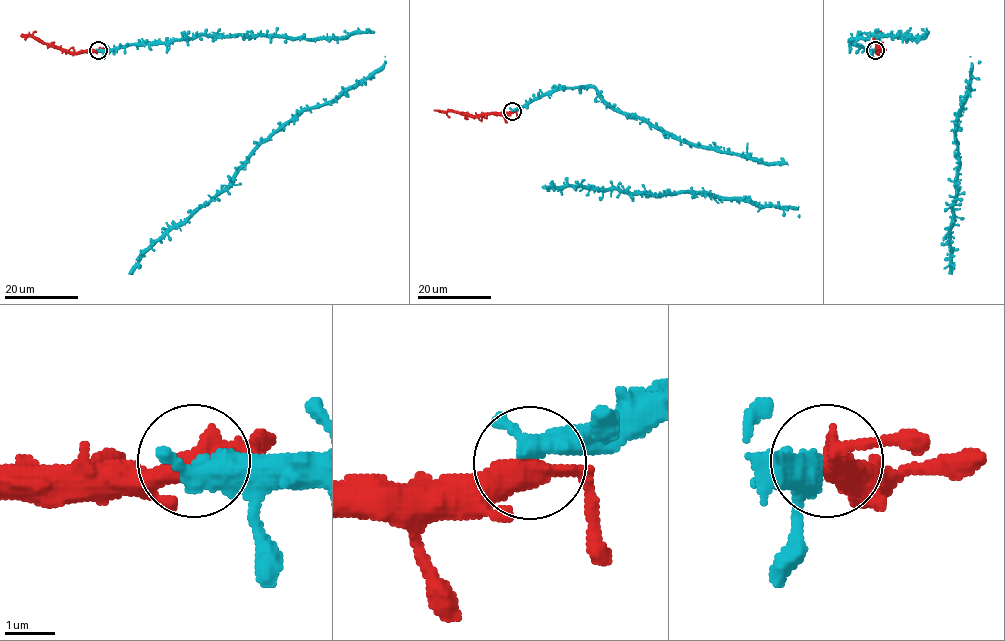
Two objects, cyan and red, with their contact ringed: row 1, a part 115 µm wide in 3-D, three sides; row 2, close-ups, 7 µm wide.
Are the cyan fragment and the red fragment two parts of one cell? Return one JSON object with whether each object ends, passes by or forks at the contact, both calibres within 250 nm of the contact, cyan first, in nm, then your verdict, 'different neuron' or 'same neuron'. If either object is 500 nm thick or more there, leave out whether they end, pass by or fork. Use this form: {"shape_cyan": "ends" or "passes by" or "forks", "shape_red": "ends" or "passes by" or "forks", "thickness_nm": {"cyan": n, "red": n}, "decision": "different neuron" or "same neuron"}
{"thickness_nm": {"cyan": 550, "red": 440}, "decision": "same neuron"}

